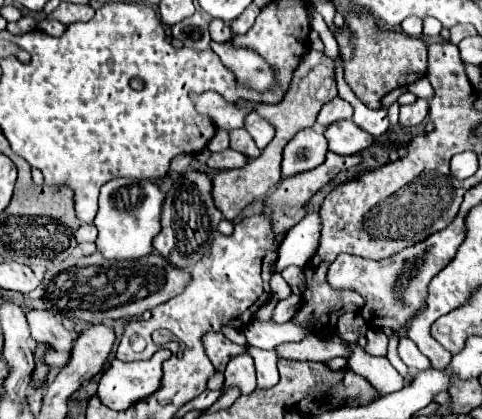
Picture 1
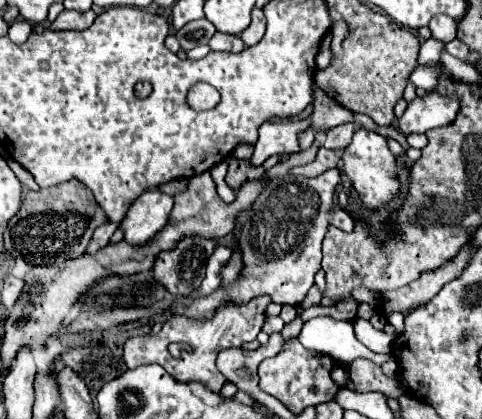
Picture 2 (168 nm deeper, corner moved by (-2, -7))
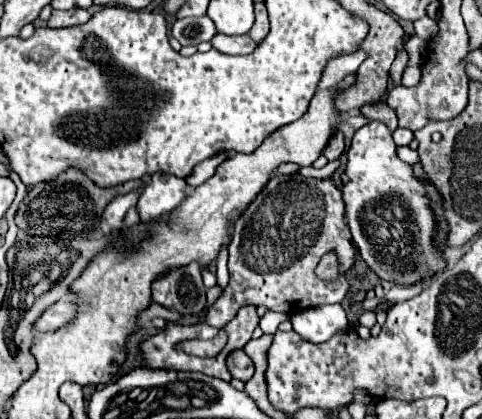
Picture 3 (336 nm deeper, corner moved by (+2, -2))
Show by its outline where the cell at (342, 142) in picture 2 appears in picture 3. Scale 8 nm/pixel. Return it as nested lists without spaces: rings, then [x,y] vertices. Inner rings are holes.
[[[336,130],[336,134],[332,134],[332,142],[328,142],[328,146],[324,148],[324,156],[328,160],[336,160],[342,152],[344,152],[344,134],[342,130]]]

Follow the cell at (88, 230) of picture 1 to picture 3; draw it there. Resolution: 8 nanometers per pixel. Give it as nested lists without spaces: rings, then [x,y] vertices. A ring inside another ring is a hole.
[[[138,192],[116,196],[104,210],[104,218],[100,222],[100,230],[104,234],[112,234],[118,228],[122,228],[122,220],[124,220],[126,212],[136,204],[136,200],[138,200]]]

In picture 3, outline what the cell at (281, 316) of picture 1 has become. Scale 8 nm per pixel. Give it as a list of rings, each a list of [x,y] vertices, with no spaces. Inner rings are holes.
[[[234,350],[232,354],[228,354],[228,370],[232,378],[246,382],[254,376],[254,362],[244,354],[244,350]]]

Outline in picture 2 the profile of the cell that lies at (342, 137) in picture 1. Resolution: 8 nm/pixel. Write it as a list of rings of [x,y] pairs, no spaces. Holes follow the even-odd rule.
[[[358,127],[354,133],[352,143],[344,149],[344,173],[350,177],[352,187],[358,191],[358,197],[368,211],[380,211],[384,205],[388,205],[394,197],[400,193],[400,181],[398,181],[398,165],[394,153],[388,149],[386,137],[368,131],[364,127]]]

